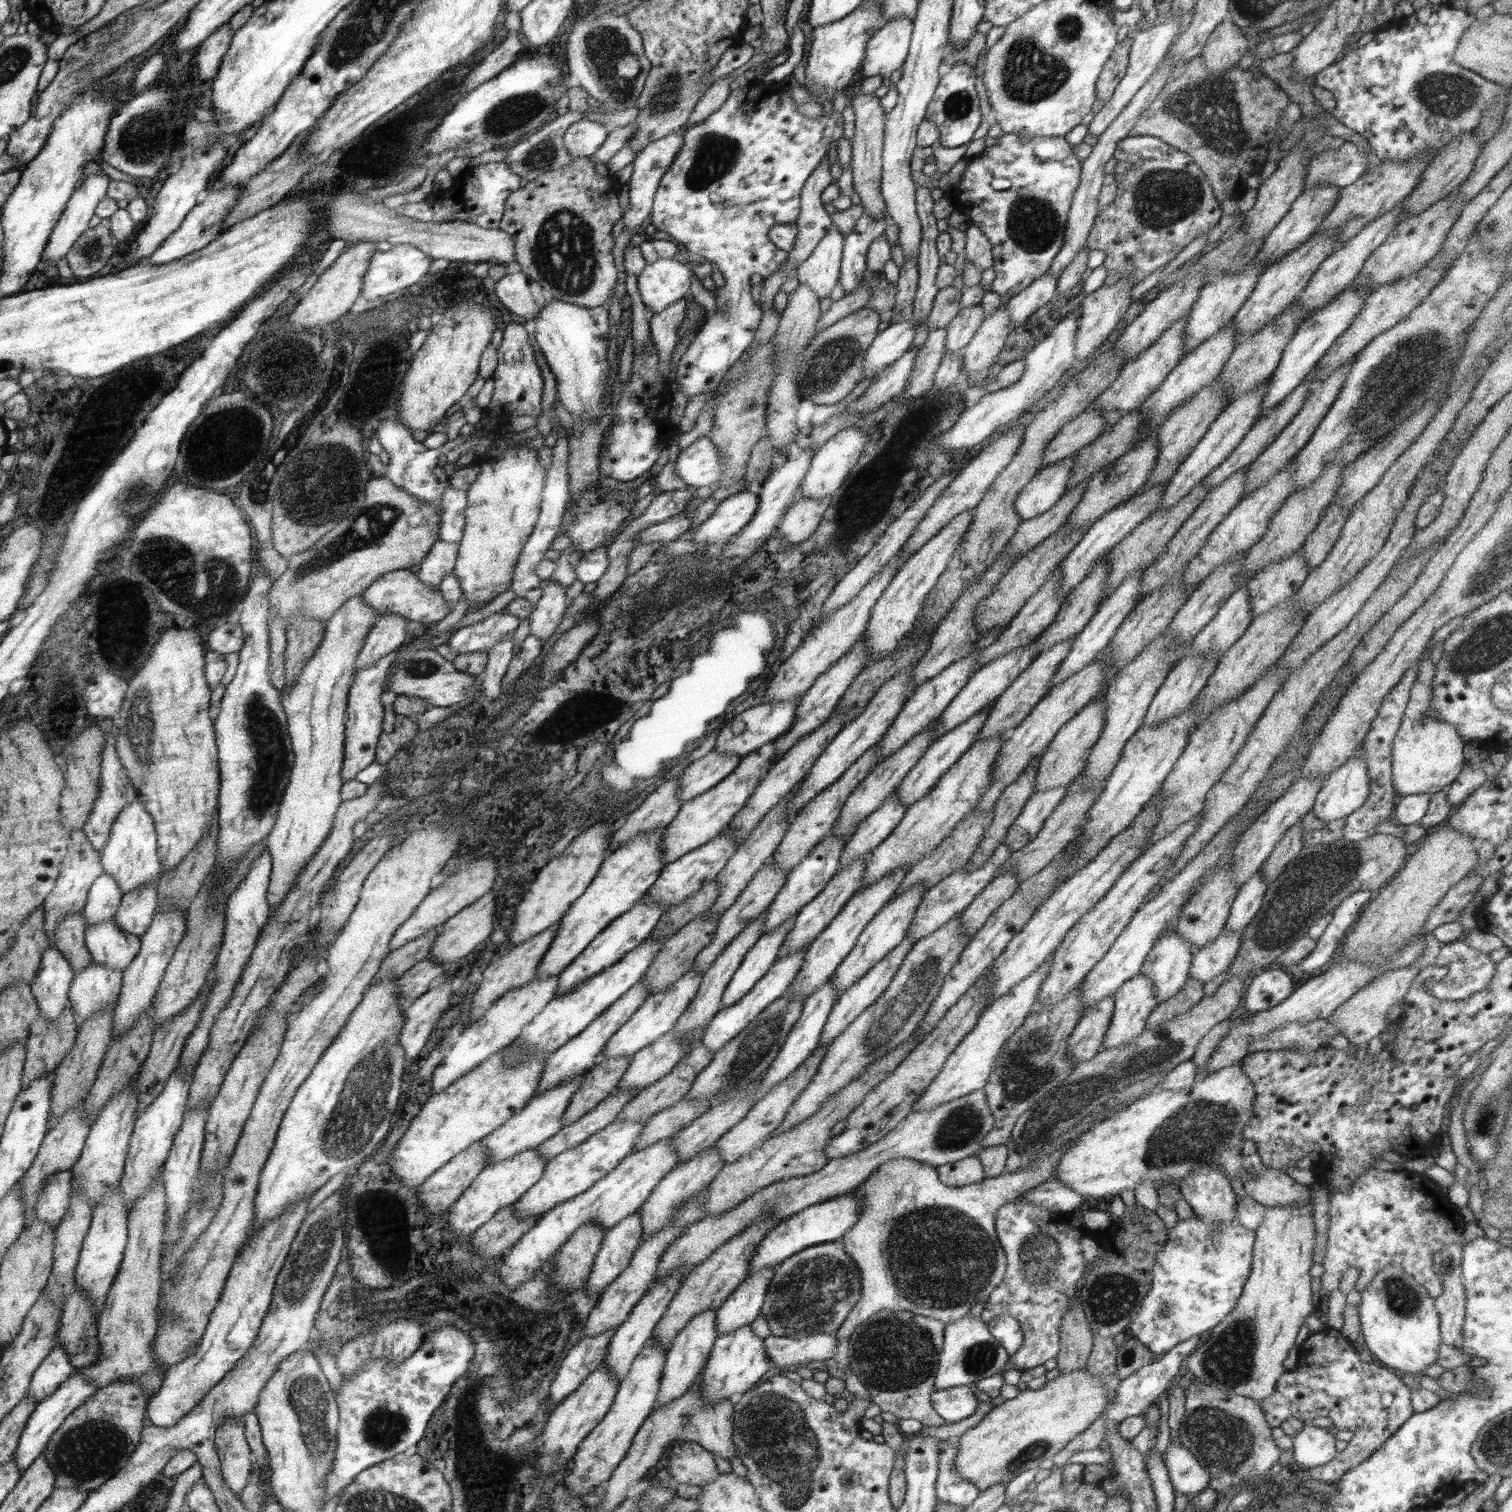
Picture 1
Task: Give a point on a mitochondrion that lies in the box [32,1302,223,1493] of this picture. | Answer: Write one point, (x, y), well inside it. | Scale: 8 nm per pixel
(92, 1447)

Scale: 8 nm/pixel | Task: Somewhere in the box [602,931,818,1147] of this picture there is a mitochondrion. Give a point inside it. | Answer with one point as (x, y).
(762, 1038)

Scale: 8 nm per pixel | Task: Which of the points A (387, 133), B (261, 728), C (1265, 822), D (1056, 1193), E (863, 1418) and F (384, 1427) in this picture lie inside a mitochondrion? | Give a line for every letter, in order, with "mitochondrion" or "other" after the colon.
A: other
B: mitochondrion
C: other
D: other
E: other
F: mitochondrion

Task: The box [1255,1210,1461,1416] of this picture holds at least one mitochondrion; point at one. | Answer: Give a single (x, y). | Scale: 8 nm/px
(1402, 1298)

